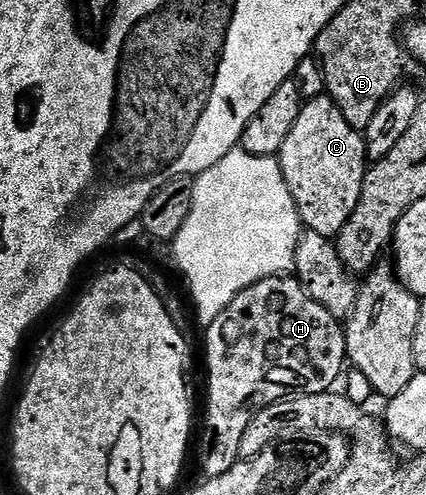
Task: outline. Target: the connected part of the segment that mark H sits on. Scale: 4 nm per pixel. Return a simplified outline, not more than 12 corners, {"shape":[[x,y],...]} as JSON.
{"shape":[[291,274],[205,332],[207,478],[256,412],[332,391],[344,325]]}

